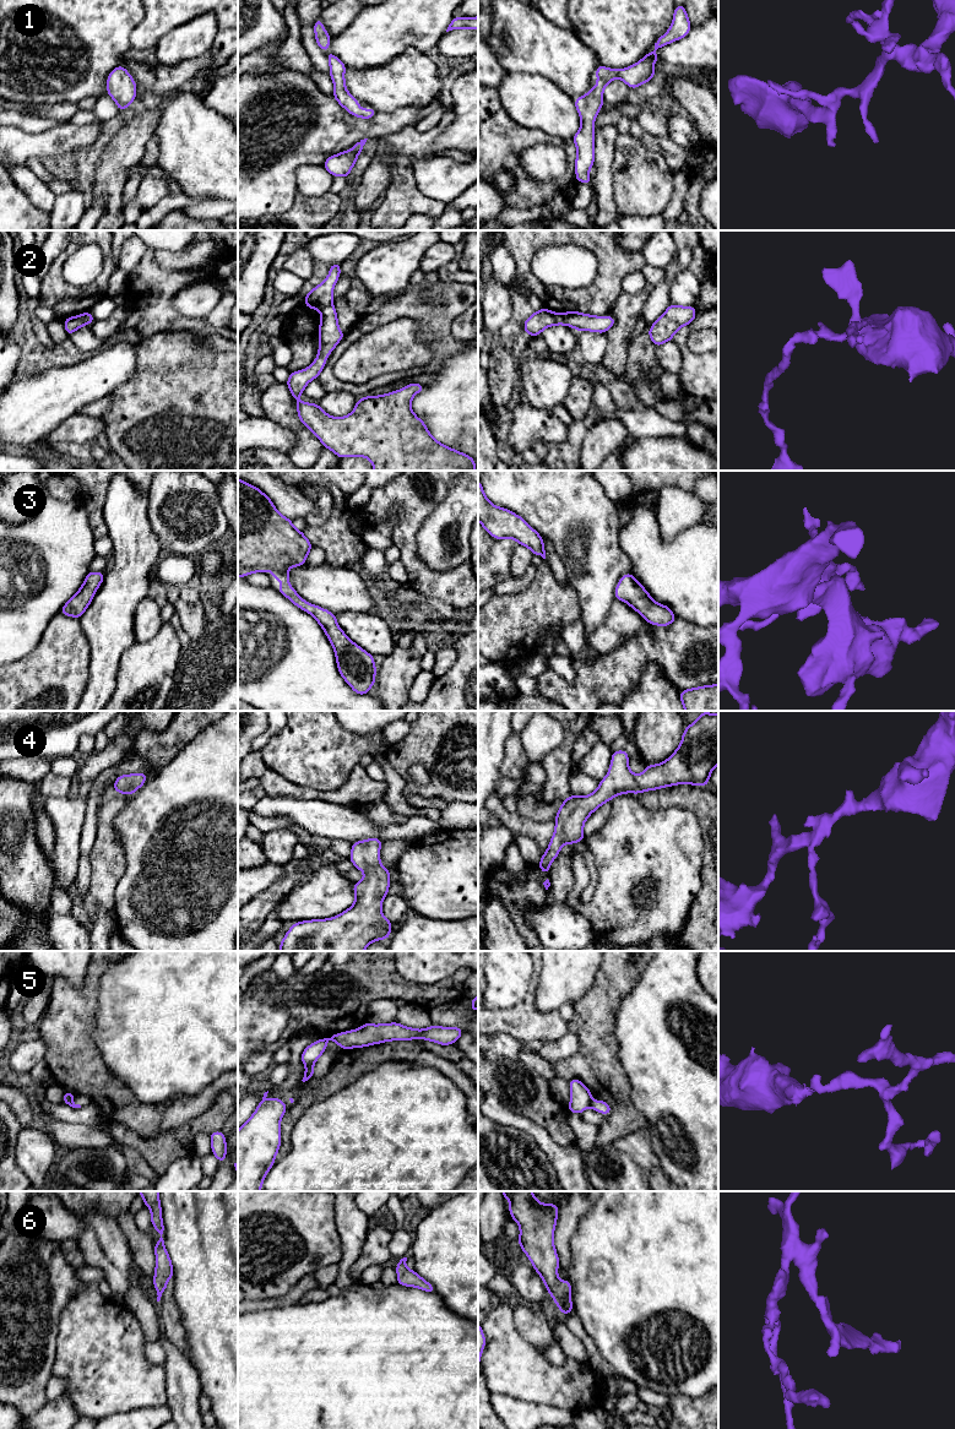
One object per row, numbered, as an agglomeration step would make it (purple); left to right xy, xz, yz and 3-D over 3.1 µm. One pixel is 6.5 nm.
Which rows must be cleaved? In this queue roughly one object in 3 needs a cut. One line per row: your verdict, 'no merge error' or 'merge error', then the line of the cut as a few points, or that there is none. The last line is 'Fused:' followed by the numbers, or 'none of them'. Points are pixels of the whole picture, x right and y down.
1: no merge error; cut none
2: merge error; cut xz (331, 304), (320, 311)
3: no merge error; cut none
4: no merge error; cut none
5: merge error; cut xz (311, 1064), (307, 1066)
6: no merge error; cut none
Fused: 2, 5

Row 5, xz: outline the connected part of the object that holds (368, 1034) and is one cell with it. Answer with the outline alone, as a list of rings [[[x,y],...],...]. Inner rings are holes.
[[[398,1022],[371,1025],[364,1023],[360,1028],[336,1033],[311,1043],[302,1053],[302,1063],[305,1066],[313,1065],[327,1048],[327,1040],[332,1039],[341,1049],[369,1047],[390,1040],[427,1039],[449,1045],[457,1042],[463,1031],[460,1027],[430,1026],[425,1029],[405,1027]]]

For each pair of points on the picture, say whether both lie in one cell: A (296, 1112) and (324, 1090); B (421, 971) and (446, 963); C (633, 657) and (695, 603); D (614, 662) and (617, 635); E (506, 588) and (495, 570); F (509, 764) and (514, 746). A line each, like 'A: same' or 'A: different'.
A: same
B: same
C: different
D: different
E: different
F: same

